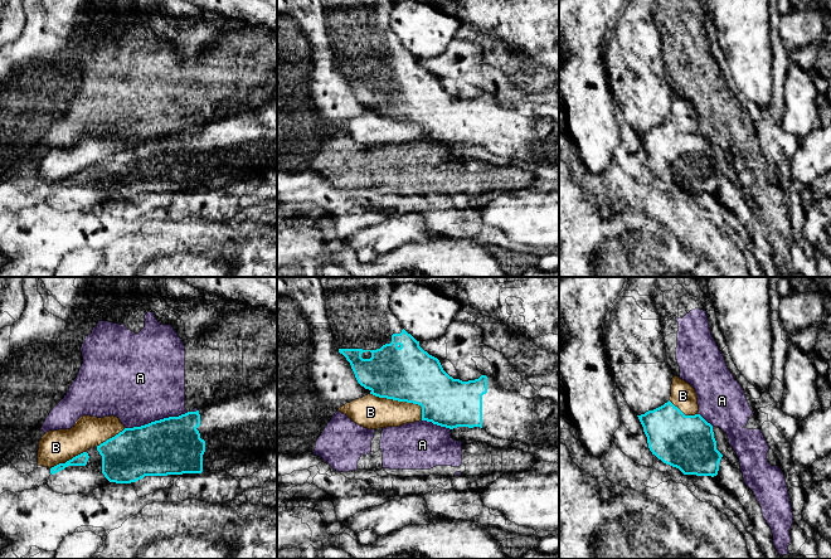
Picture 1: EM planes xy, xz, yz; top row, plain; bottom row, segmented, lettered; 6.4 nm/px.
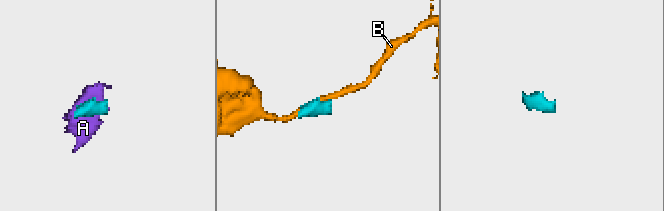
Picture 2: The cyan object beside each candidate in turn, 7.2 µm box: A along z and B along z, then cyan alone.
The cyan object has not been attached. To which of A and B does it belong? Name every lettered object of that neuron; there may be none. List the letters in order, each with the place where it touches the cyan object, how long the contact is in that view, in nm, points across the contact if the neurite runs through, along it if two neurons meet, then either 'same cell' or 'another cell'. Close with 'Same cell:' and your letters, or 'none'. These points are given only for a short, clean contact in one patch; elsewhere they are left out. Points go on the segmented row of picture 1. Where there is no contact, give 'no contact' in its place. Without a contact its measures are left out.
A: contact xy (156, 421); length 420 nm; another cell
B: contact xz (402, 400); length 380 nm; another cell
Same cell: none

